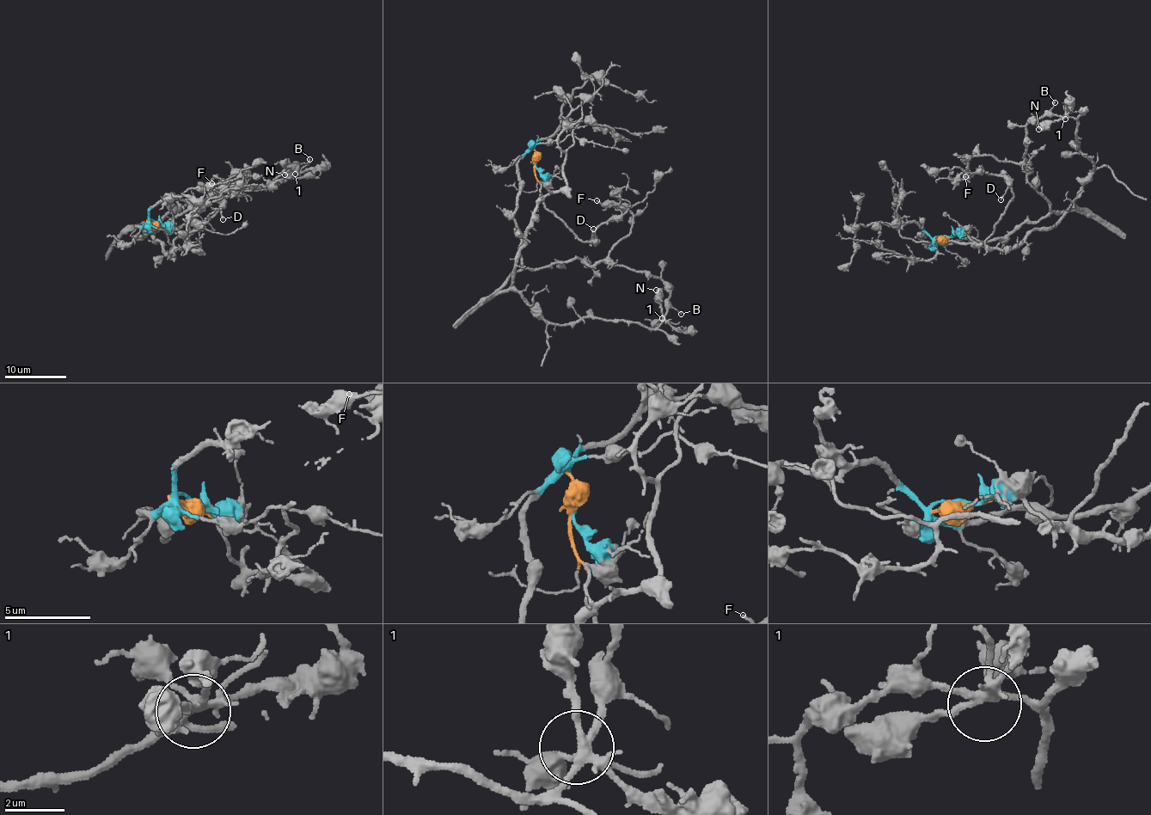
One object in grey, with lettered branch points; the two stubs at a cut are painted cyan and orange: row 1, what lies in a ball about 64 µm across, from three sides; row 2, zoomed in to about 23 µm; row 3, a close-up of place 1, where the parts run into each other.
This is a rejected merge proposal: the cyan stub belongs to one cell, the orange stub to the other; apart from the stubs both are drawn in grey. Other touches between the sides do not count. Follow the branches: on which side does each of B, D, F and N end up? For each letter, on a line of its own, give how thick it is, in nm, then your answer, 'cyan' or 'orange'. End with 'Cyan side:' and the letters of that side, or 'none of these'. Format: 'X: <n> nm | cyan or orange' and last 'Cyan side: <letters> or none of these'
B: 130 nm | cyan
D: 130 nm | orange
F: 180 nm | cyan
N: 700 nm | orange
Cyan side: B, F

